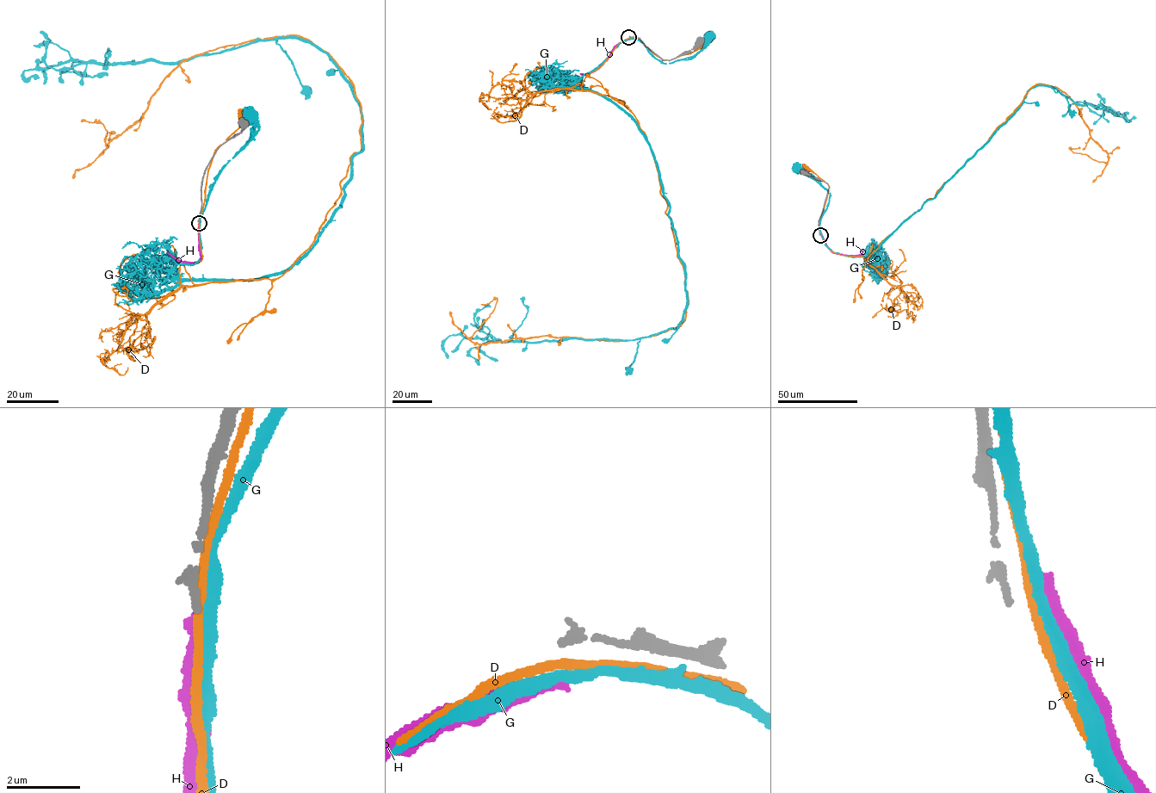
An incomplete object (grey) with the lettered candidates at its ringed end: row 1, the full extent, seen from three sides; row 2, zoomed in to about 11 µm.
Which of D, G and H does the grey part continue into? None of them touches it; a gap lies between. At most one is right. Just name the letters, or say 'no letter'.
no letter

